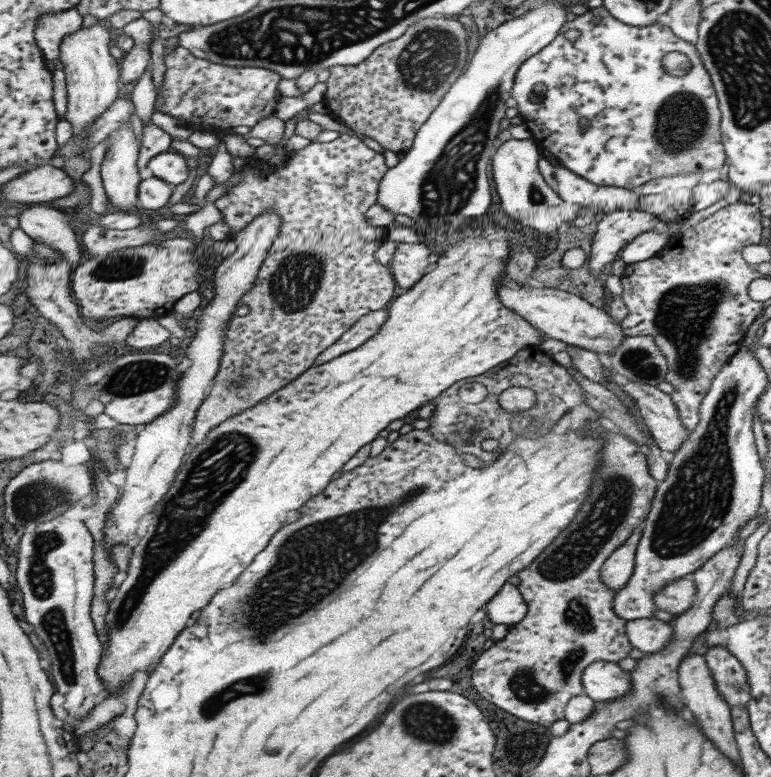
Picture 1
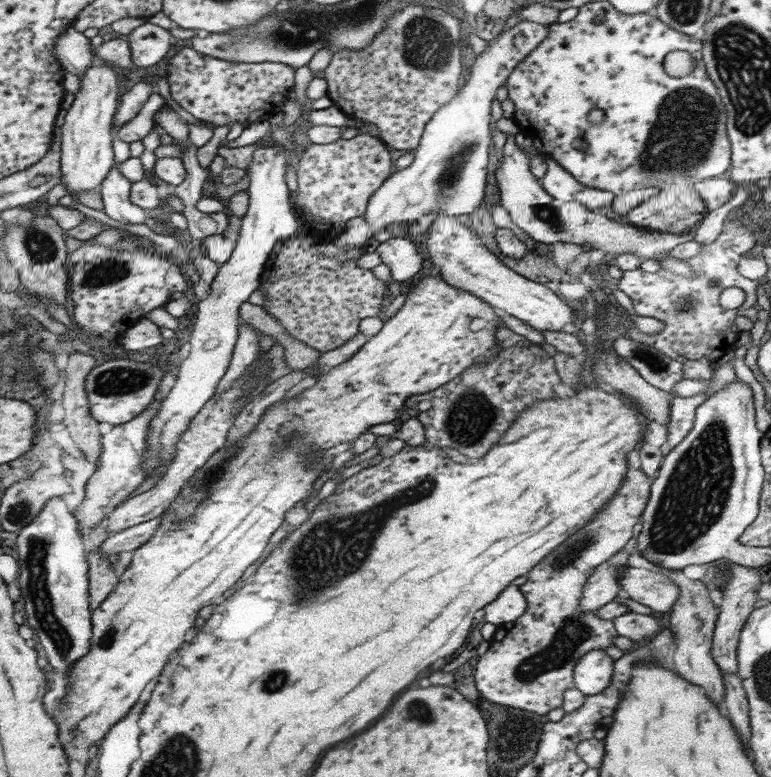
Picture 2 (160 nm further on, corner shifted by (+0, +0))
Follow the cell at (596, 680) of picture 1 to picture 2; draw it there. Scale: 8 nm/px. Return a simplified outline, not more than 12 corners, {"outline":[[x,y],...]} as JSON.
{"outline":[[604,650],[580,656],[572,670],[584,696],[610,683],[612,662]]}

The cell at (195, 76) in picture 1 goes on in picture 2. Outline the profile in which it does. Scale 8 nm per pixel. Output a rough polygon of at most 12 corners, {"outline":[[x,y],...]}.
{"outline":[[188,46],[165,67],[169,94],[214,126],[283,110],[294,68],[230,63]]}

